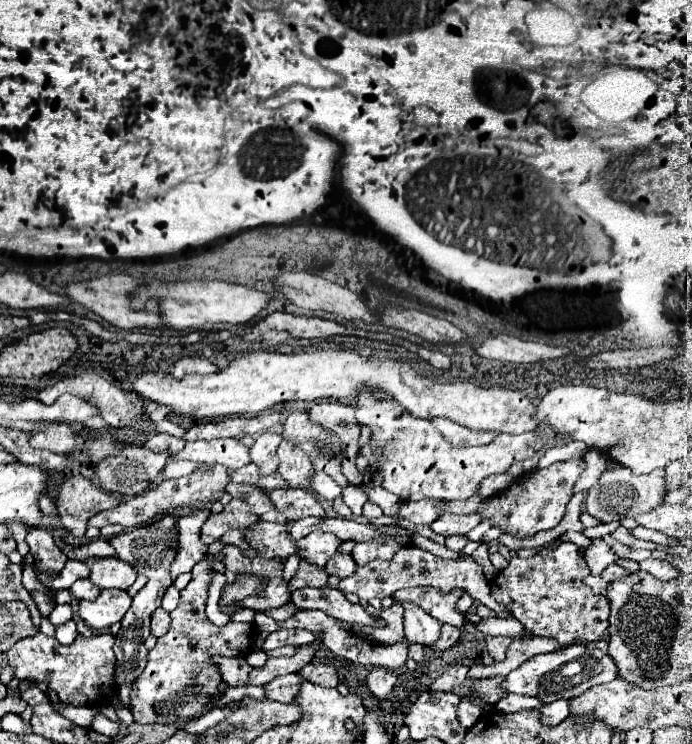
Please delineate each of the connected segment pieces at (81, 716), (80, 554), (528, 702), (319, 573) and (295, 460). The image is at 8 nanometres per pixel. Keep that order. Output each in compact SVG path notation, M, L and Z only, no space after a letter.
M48 690L46 694L48 695L53 708L78 726L91 728L93 718L100 712L96 706L78 708L70 704L62 703L57 694L52 690Z
M55 538L55 542L63 548L63 552L71 560L89 560L89 558L107 558L107 556L113 558L113 556L117 556L117 552L111 548L111 544L103 538L95 538L87 546L81 546L81 548L71 548L65 542L61 542L59 538Z
M507 694L503 696L497 704L497 710L503 714L511 714L517 710L527 710L527 708L539 708L541 702L533 696L519 696L519 694Z
M299 562L299 570L295 572L295 576L289 582L289 592L295 592L297 588L305 588L305 586L325 588L327 586L327 578L329 578L329 574L325 570L319 570L317 566Z
M285 440L281 442L281 446L277 450L277 456L281 460L277 472L289 482L289 486L301 488L301 490L311 492L315 496L317 492L311 486L311 478L315 474L313 464L311 464L311 458L307 454L303 454L301 448L297 448L295 444L285 442Z

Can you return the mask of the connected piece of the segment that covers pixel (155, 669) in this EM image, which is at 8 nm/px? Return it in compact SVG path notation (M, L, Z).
M209 560L199 562L193 568L193 578L191 582L181 590L181 600L179 606L171 612L171 628L165 636L161 636L155 644L153 650L149 650L147 656L147 666L141 672L141 676L135 680L133 690L131 690L131 702L129 702L129 710L133 714L135 724L177 724L177 722L189 722L195 720L197 716L201 716L205 712L205 708L219 696L219 686L221 686L221 676L219 676L219 668L211 662L213 656L241 656L245 658L251 650L249 646L253 644L257 632L253 628L253 624L247 622L231 622L225 628L219 628L215 624L211 624L205 616L205 598L207 598L207 588L211 582L209 576Z

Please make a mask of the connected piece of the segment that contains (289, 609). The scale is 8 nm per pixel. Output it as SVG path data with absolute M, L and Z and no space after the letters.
M289 603L280 608L266 610L265 613L276 621L283 622L289 619L297 610L298 608L295 605Z

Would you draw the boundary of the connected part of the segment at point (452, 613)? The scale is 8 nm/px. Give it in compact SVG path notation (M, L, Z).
M407 588L407 590L395 592L393 598L397 602L411 602L411 604L419 606L421 610L431 614L441 624L447 622L453 626L463 626L465 616L455 610L455 604L461 596L463 596L463 590L453 590L449 594L443 594L435 588Z

